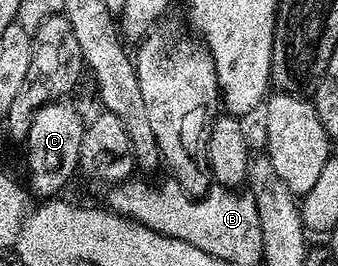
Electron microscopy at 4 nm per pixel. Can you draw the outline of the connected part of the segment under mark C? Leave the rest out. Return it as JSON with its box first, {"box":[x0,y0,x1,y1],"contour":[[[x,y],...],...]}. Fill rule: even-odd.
{"box":[26,99,86,197],"contour":[[[62,99],[43,104],[34,114],[34,122],[30,122],[30,134],[26,141],[26,149],[28,148],[28,180],[26,179],[26,184],[33,197],[59,197],[63,193],[60,191],[71,182],[72,175],[77,175],[80,166],[80,151],[82,150],[82,134],[86,127],[86,120],[85,117],[80,117],[80,112],[74,105],[68,103],[72,102]]]}

